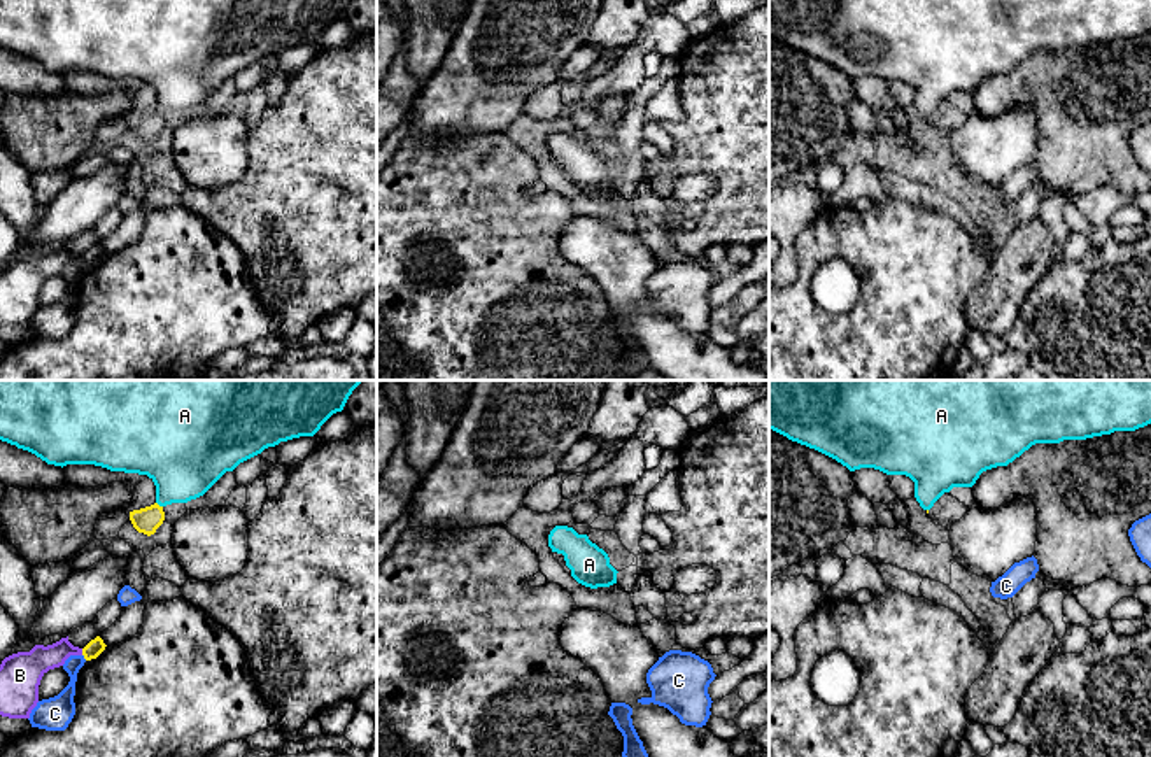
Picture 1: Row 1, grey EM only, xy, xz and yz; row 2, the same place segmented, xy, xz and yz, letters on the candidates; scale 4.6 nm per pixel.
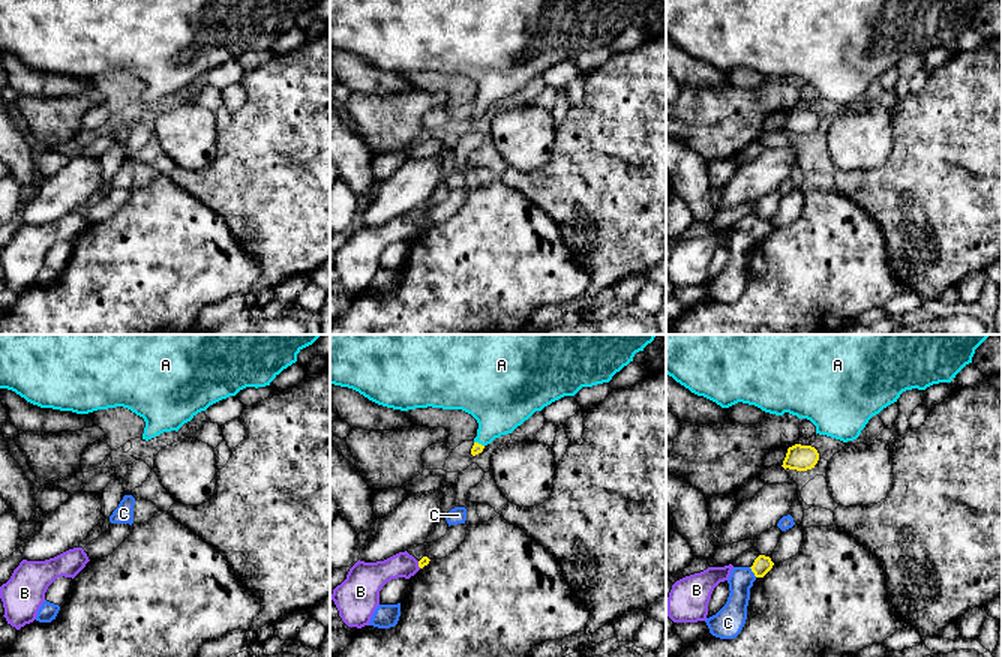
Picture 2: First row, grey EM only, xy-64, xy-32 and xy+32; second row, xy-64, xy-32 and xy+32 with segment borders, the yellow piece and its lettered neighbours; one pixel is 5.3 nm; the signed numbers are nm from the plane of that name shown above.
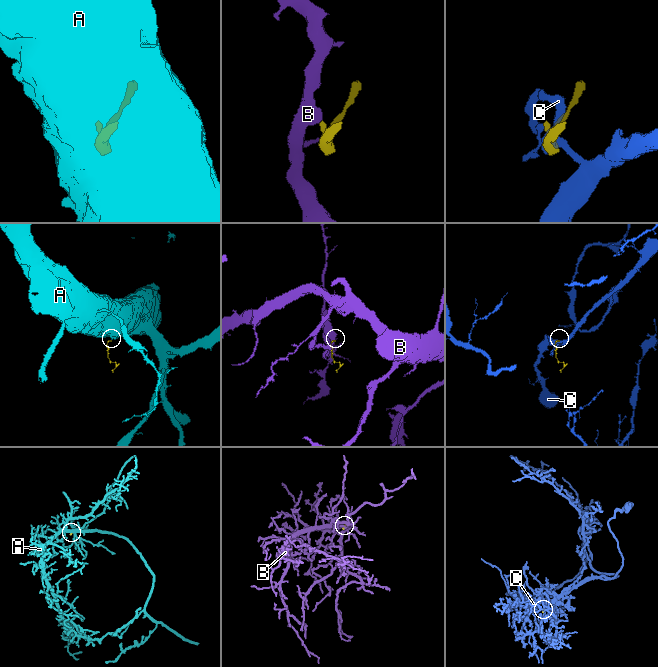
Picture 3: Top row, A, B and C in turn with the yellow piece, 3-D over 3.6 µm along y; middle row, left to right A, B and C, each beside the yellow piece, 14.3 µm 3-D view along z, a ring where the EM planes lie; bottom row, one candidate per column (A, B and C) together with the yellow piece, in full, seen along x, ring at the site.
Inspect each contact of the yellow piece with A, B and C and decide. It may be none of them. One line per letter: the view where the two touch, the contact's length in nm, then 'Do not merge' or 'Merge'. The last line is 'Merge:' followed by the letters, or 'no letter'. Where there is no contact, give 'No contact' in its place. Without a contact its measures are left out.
A: Touches yellow in xy. Shared border 40 nm. Merge
B: Touches yellow in xy. Shared border 30 nm. Do not merge
C: Touches yellow in xy. Shared border 40 nm. Do not merge
Merge: A

